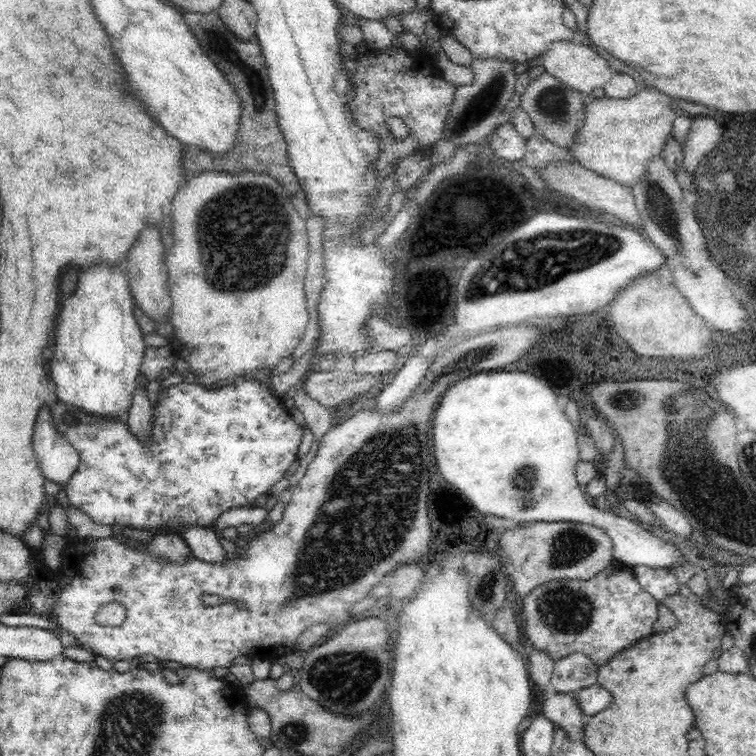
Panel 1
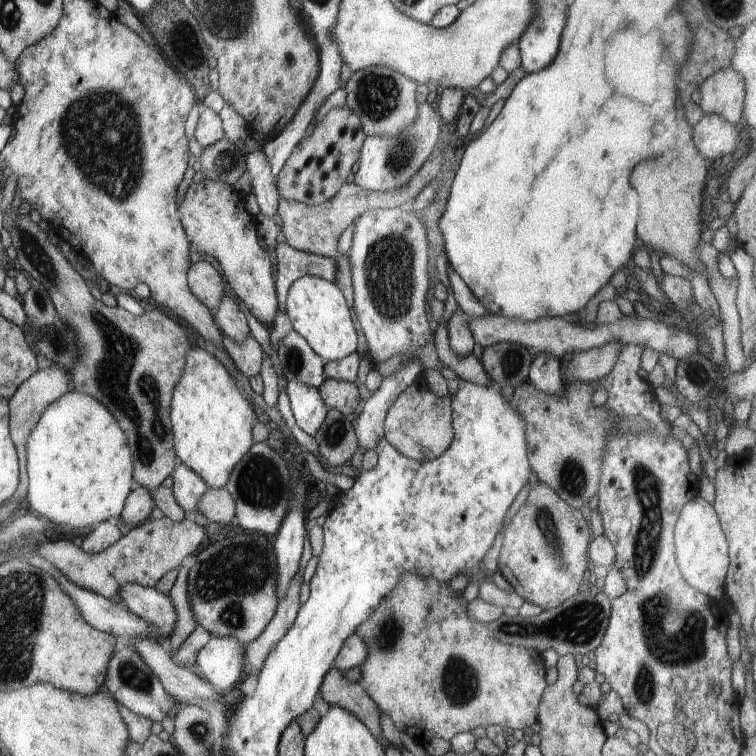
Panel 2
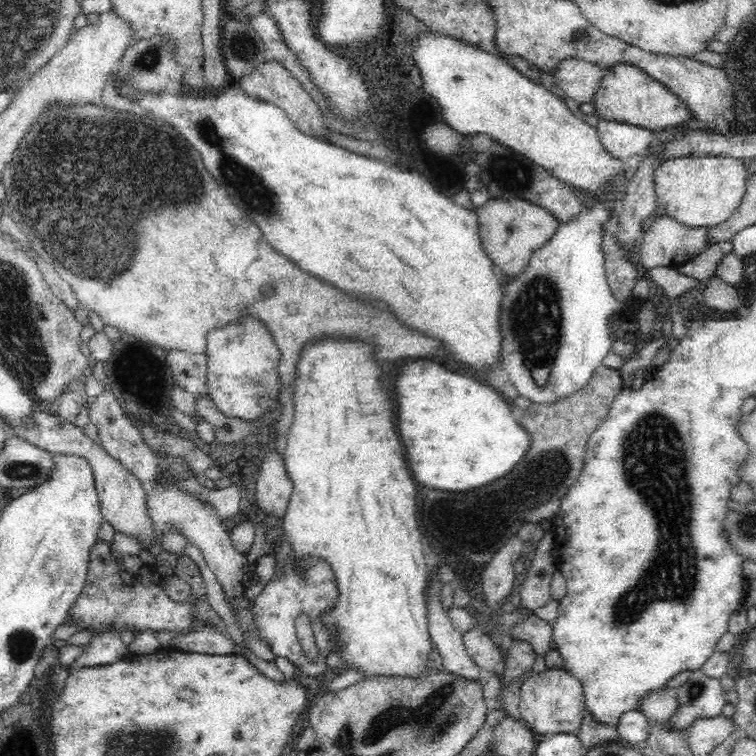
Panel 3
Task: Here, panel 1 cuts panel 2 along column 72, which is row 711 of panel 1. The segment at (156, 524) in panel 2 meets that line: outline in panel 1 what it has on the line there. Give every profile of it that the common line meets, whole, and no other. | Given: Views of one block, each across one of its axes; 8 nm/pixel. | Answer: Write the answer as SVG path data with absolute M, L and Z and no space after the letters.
M555 693L550 698L545 698L544 716L553 724L566 730L566 735L574 741L583 741L583 730L587 718L580 709L580 703L574 693Z

